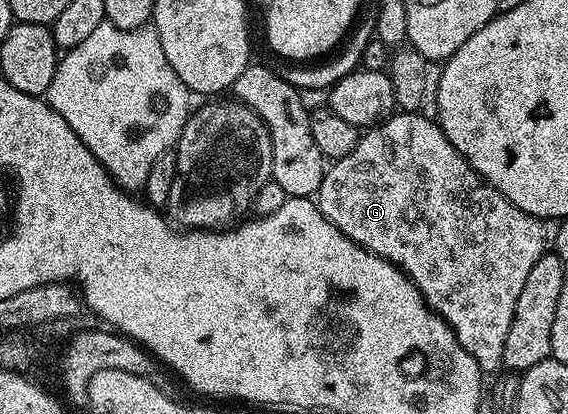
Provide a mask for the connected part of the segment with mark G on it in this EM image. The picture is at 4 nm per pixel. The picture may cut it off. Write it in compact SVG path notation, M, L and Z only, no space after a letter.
M395 112L370 127L360 137L357 148L353 148L353 152L349 152L349 156L334 159L326 167L317 195L317 205L321 213L349 241L356 242L358 246L363 246L369 252L373 252L399 267L411 279L411 283L422 292L428 306L451 325L457 340L463 345L465 352L469 352L469 356L473 356L477 360L484 375L491 376L494 370L502 371L504 369L505 338L509 336L509 324L513 324L517 296L521 296L521 287L525 285L525 279L528 278L533 264L537 264L537 260L541 260L541 256L548 249L549 238L548 235L547 238L543 235L544 223L540 219L521 212L521 208L517 208L509 200L505 200L505 196L501 196L501 192L497 192L489 183L484 182L483 177L464 160L461 152L457 152L457 148L453 148L453 144L449 144L438 121L434 117L426 118L425 115L426 113L423 112Z

